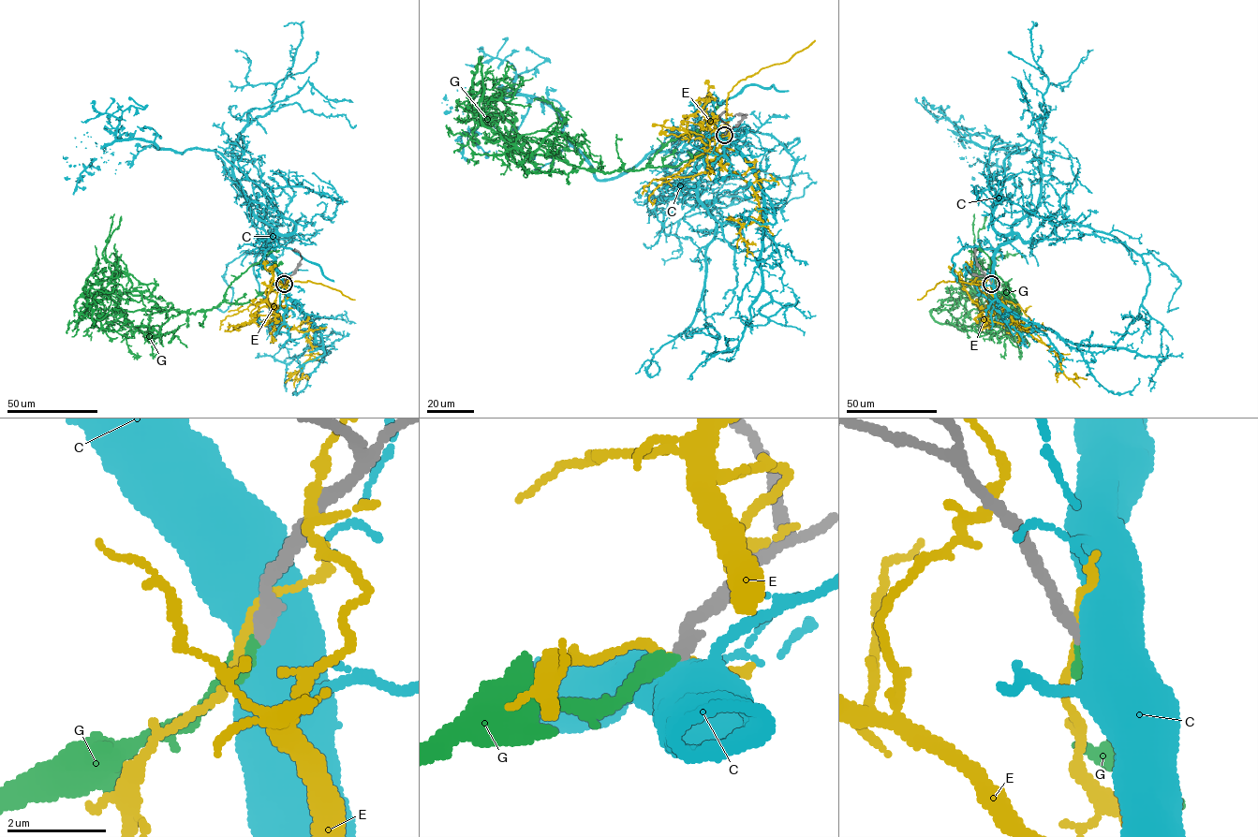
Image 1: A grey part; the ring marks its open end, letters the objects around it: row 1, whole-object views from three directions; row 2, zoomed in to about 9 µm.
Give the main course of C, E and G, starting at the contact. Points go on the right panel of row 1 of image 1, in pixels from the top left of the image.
C: (991, 284), (995, 253), (1017, 235), (992, 220), (1004, 159), (1027, 151), (960, 139), (993, 180), (1013, 175)
E: (991, 283), (991, 294), (1007, 315), (1020, 329), (1053, 351), (1068, 377), (1086, 379)
G: (991, 284), (1021, 313), (1006, 293), (998, 313), (1007, 330), (990, 326), (989, 331), (1017, 347)

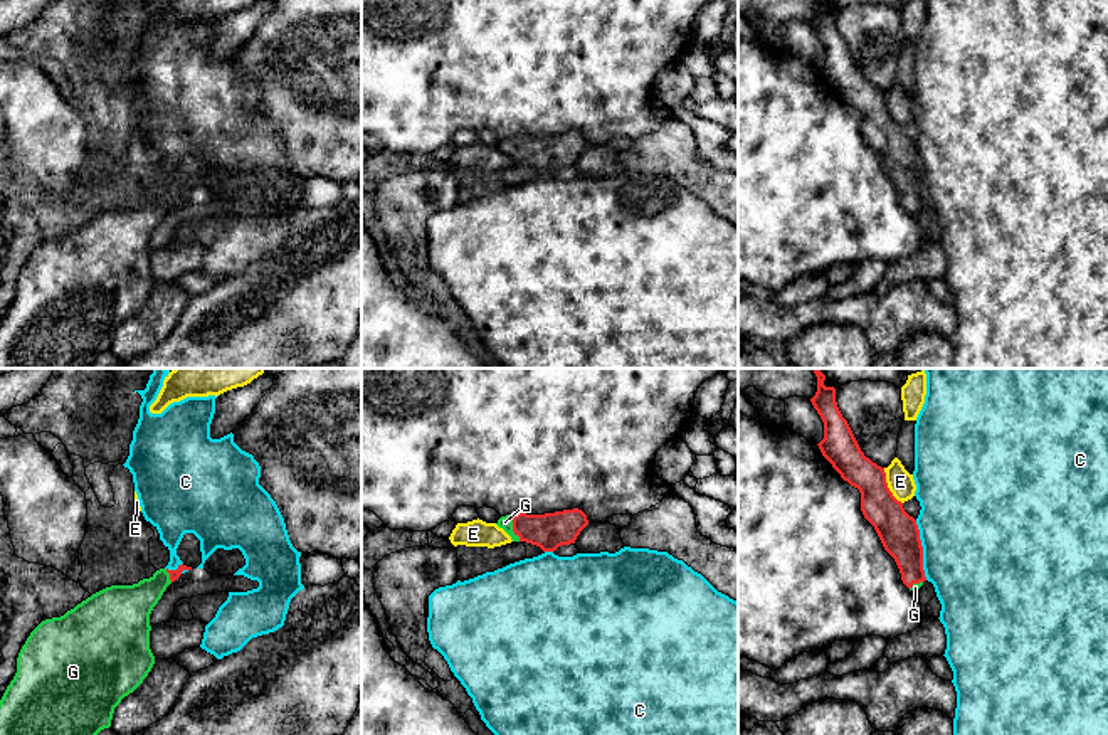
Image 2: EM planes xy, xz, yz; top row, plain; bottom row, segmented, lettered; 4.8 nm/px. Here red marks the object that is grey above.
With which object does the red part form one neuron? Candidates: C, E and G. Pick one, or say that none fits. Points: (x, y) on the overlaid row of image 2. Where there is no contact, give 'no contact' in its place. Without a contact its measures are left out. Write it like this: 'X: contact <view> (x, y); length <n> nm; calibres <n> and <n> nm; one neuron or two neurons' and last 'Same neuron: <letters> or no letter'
C: contact yz (922, 550); length 300 nm; calibres 190 and 500 nm; two neurons
E: contact yz (886, 486); length 200 nm; calibres 190 and 120 nm; two neurons
G: contact xz (513, 528); length 130 nm; calibres 170 and 60 nm; one neuron
Same neuron: G

